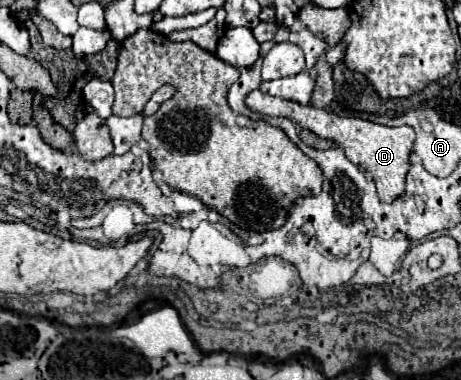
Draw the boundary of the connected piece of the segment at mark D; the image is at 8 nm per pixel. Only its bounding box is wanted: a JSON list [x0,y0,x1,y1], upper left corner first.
[246,90,414,202]

